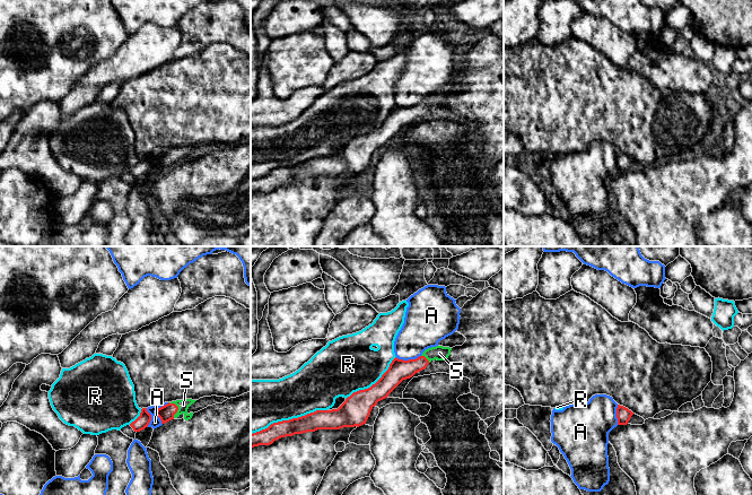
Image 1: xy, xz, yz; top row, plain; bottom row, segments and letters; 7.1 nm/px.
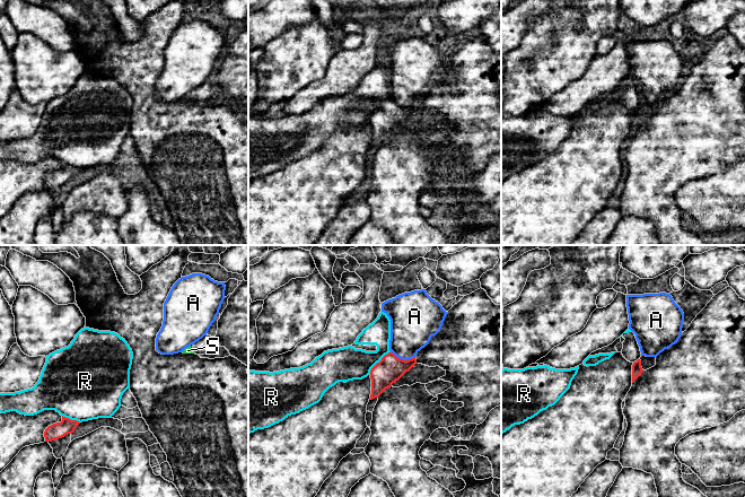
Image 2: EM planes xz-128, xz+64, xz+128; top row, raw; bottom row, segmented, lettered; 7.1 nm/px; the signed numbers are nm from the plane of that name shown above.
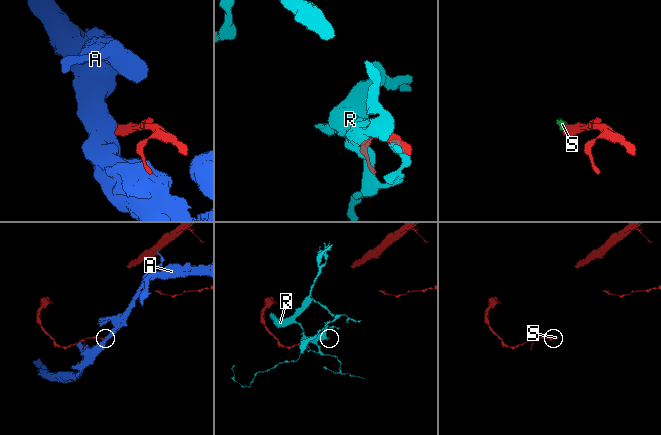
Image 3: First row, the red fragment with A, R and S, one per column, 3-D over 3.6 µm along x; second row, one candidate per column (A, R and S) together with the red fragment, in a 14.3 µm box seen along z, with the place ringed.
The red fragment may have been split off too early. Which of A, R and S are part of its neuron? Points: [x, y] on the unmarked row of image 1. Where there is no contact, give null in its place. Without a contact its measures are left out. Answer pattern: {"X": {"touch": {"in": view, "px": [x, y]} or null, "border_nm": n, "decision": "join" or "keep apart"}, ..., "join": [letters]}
{"A": {"touch": {"in": "xy", "px": [156, 158]}, "border_nm": 170, "decision": "keep apart"}, "R": {"touch": {"in": "xz", "px": [289, 166]}, "border_nm": 550, "decision": "keep apart"}, "S": {"touch": {"in": "xy", "px": [177, 155]}, "border_nm": 120, "decision": "join"}, "join": ["S"]}

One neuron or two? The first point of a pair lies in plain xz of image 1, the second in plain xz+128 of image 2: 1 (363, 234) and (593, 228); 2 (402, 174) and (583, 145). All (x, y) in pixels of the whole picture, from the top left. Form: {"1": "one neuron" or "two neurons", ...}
{"1": "two neurons", "2": "two neurons"}

